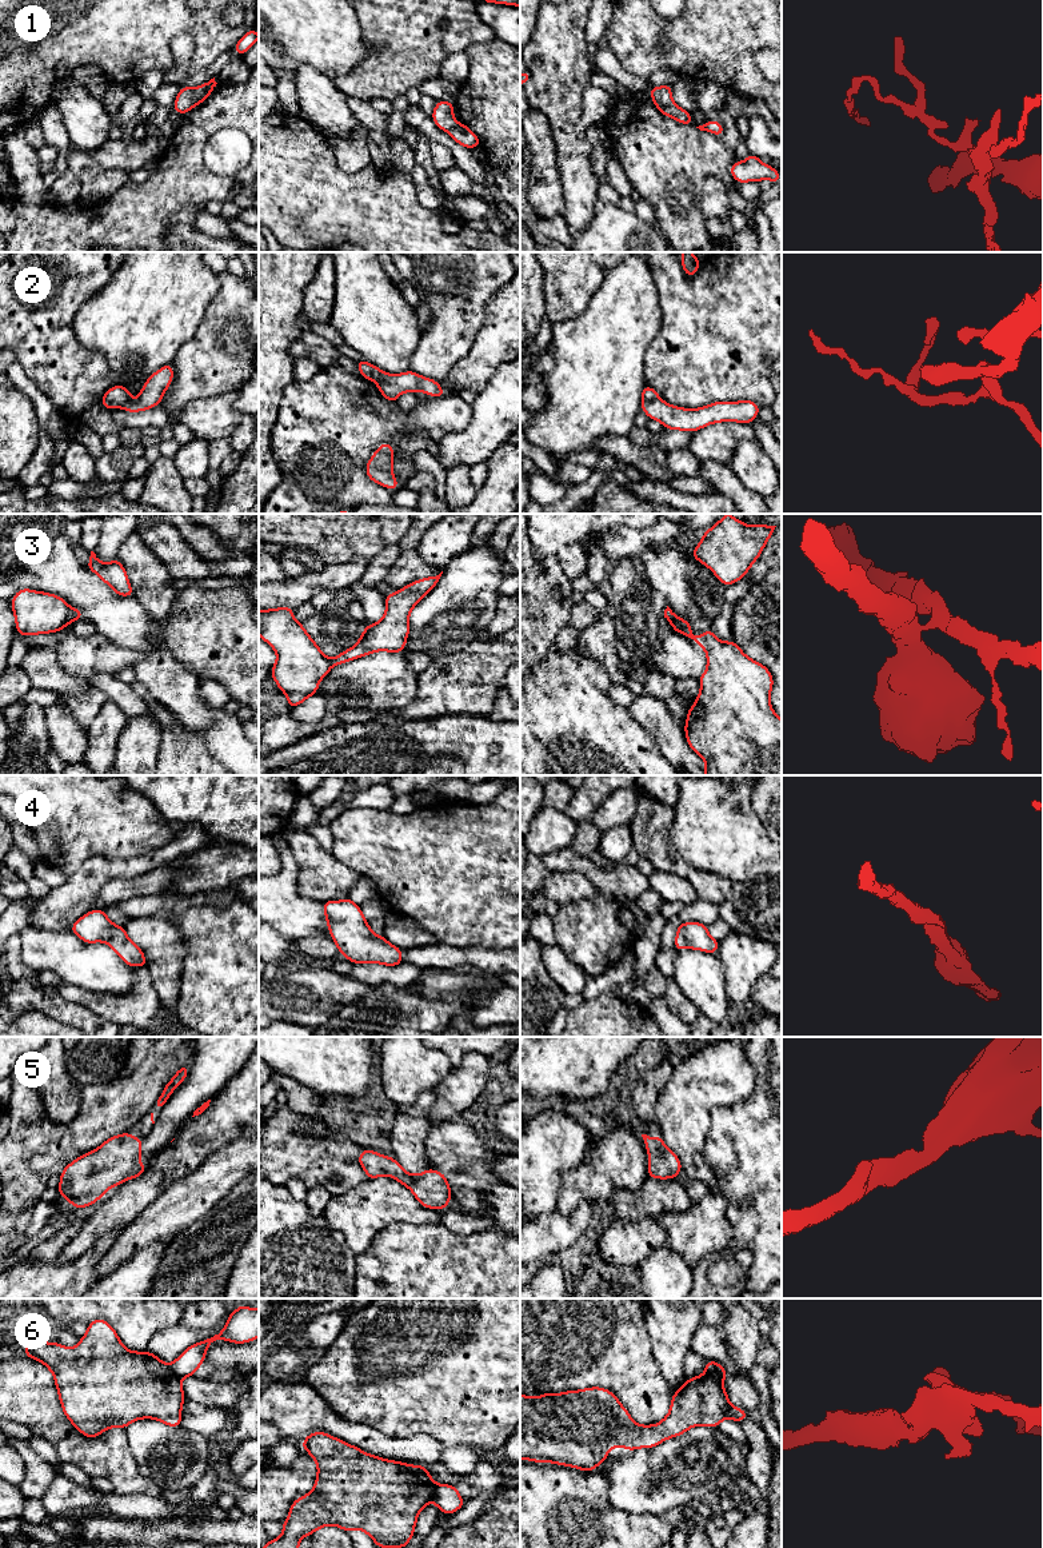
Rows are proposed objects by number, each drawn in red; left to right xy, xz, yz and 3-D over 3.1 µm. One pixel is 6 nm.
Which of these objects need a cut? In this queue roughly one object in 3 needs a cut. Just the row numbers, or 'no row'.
1, 2, 6

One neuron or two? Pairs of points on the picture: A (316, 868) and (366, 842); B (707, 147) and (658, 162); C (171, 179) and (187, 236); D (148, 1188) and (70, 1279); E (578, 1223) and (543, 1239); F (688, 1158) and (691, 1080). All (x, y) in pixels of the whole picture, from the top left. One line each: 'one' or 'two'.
A: two
B: one
C: two
D: two
E: one
F: one

